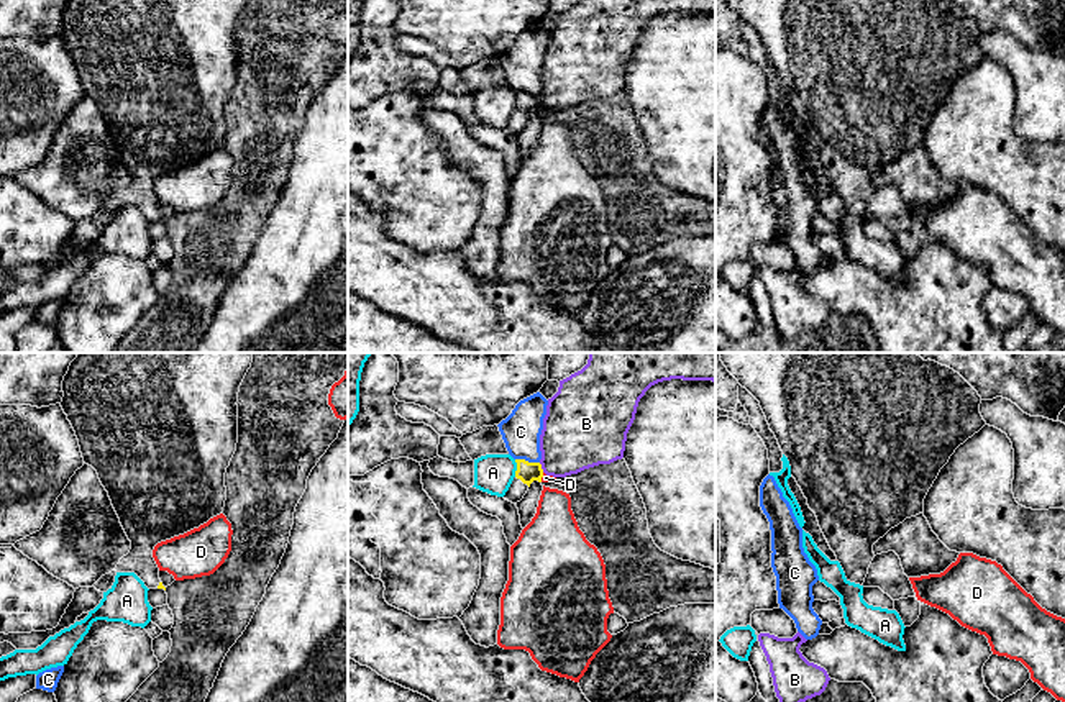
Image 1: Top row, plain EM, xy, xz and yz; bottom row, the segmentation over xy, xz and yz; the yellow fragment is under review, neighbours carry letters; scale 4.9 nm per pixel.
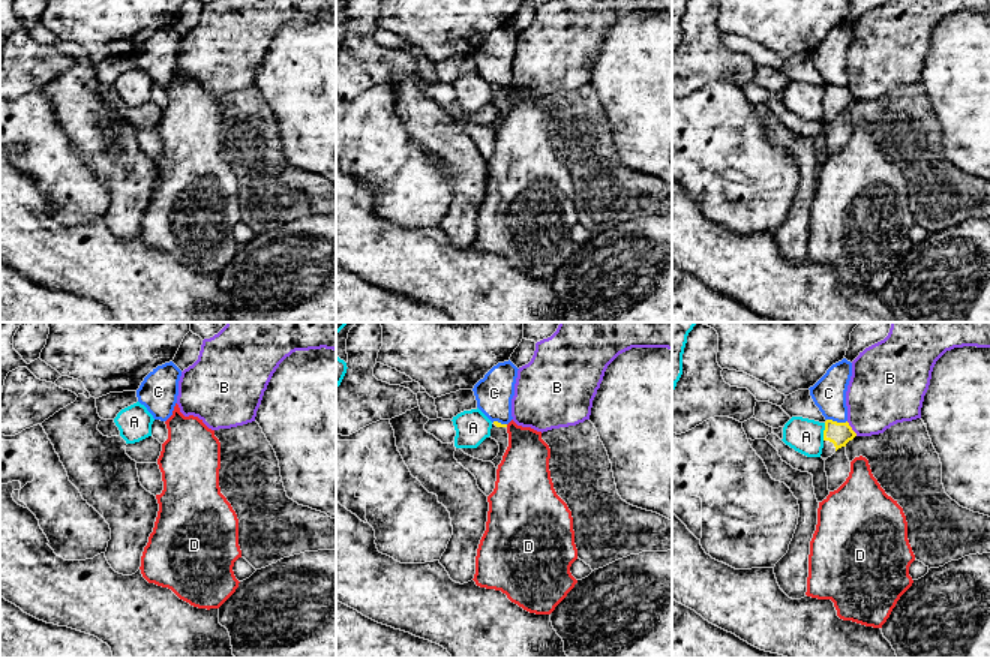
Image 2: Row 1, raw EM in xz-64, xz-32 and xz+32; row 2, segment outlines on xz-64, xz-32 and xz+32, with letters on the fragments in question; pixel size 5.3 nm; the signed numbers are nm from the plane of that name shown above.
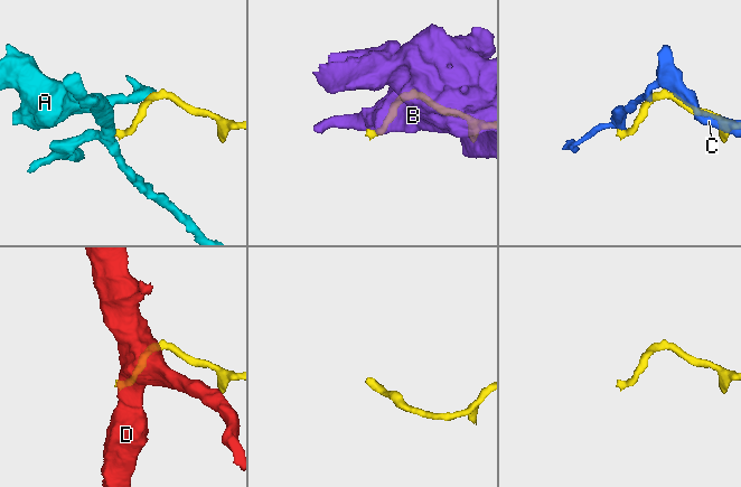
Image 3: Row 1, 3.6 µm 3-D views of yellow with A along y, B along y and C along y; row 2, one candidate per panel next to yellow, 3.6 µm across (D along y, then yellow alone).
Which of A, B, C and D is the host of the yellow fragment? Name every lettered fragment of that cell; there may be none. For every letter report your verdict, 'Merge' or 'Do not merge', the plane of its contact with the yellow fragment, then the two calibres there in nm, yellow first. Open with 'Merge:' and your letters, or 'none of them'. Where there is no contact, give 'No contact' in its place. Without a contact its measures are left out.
Merge: none of them
A: Do not merge. Touches yellow in xz. Thickness 100 nm (yellow) against 190 nm
B: Do not merge. Touches yellow in xz. Thickness 100 nm (yellow) against 360 nm
C: Do not merge. Touches yellow in xz. Thickness 100 nm (yellow) against 190 nm
D: Do not merge. Touches yellow in xz. Thickness 100 nm (yellow) against 40 nm

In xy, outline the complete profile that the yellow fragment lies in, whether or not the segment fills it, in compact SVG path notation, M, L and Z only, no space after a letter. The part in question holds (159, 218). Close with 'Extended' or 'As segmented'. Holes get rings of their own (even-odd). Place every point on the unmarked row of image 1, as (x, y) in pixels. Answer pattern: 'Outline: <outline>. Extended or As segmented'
Outline: M69 0L62 13L64 30L61 39L75 64L84 95L97 103L120 156L131 174L130 185L123 189L115 200L117 205L135 205L148 221L166 223L159 212L159 200L153 190L154 179L199 161L210 151L223 146L226 133L225 105L238 75L238 25L248 2L249 0Z. Extended

